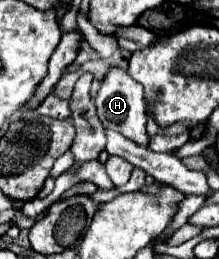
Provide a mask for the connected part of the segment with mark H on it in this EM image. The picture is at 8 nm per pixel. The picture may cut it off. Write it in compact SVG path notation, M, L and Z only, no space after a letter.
M113 67L105 79L103 85L95 97L95 107L97 107L97 117L101 119L105 129L113 129L131 141L135 141L141 147L149 145L149 135L145 133L147 129L147 113L145 113L145 99L143 99L143 85L133 81L125 69Z

